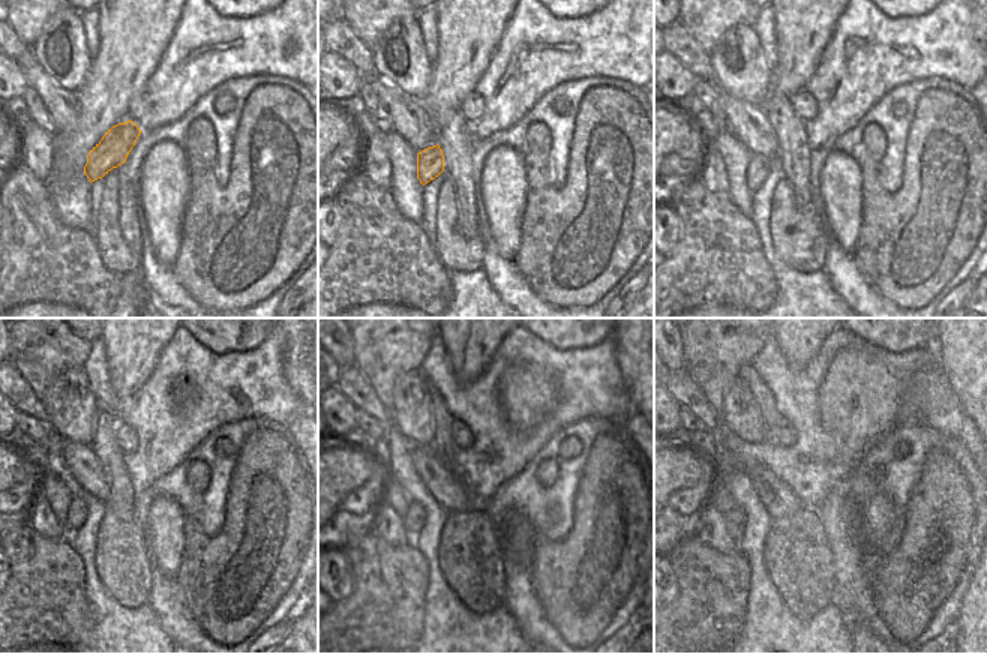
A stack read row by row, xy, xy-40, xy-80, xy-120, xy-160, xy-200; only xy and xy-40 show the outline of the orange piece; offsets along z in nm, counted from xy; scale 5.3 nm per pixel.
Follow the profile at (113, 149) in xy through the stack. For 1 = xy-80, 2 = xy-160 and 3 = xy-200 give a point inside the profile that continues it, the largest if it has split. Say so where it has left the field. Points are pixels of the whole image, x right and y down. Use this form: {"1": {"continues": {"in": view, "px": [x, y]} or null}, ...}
{"1": {"continues": {"in": "xy-80", "px": [759, 167]}}, "2": {"continues": {"in": "xy-160", "px": [413, 521]}}, "3": {"continues": {"in": "xy-200", "px": [734, 519]}}}

